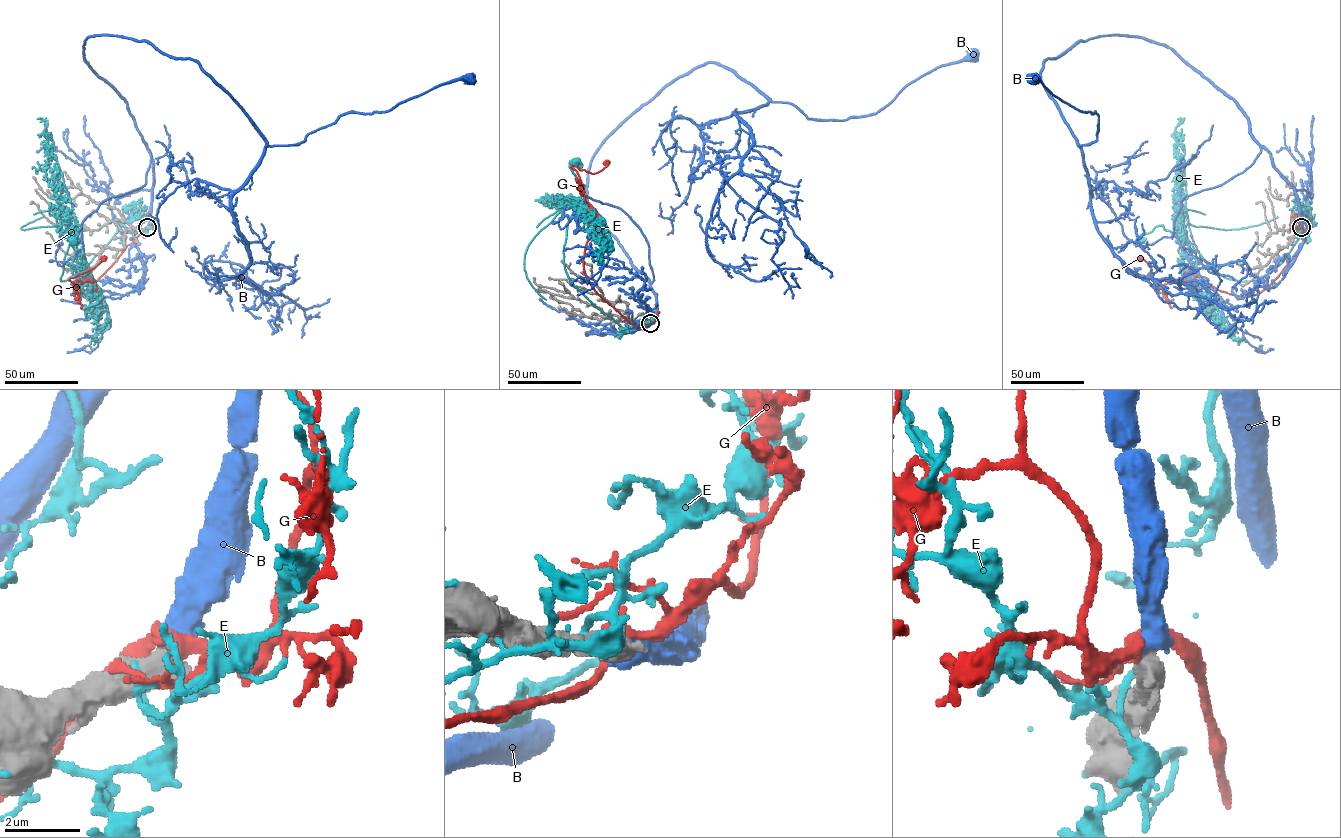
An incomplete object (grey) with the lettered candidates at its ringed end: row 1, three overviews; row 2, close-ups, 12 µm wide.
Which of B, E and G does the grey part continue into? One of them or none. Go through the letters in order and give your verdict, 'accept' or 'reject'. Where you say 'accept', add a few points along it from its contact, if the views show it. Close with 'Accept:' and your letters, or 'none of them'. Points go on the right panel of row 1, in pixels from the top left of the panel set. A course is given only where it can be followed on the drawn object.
B: accept; course (1301, 227), (1242, 109), (1174, 50), (1105, 35), (1045, 61), (1040, 80), (1089, 145), (1099, 116), (1033, 79)
E: reject
G: reject
Accept: B

